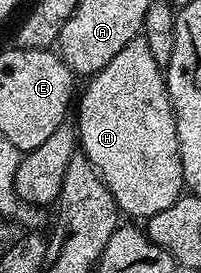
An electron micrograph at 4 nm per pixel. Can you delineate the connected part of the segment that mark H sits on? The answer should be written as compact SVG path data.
M141 34L132 38L101 71L84 84L87 85L83 93L77 96L78 147L109 186L120 213L124 217L146 218L161 214L161 210L169 210L169 206L173 206L173 202L177 202L185 192L183 167L177 142L175 111L171 105L171 95L167 93L167 78L164 69L159 68L153 59L146 38Z

